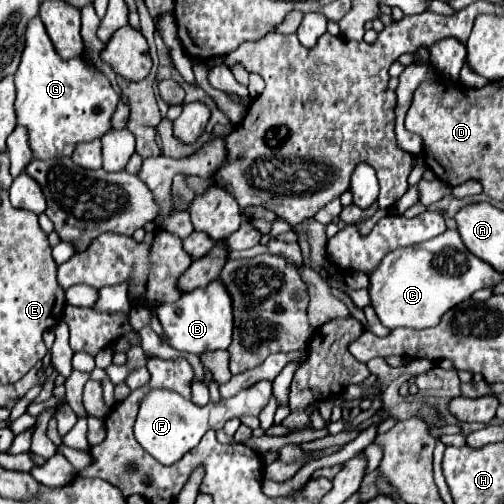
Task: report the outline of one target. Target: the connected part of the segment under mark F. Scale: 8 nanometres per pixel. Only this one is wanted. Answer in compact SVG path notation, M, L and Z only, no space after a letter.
M262 380L262 382L238 392L232 398L220 398L218 402L208 402L206 406L196 406L190 400L178 396L176 392L154 390L140 404L134 434L136 434L136 440L140 442L140 446L150 456L154 456L160 464L170 466L170 464L178 462L188 450L192 450L210 428L218 430L230 418L258 416L262 412L262 408L268 404L270 394L272 394L272 382Z

